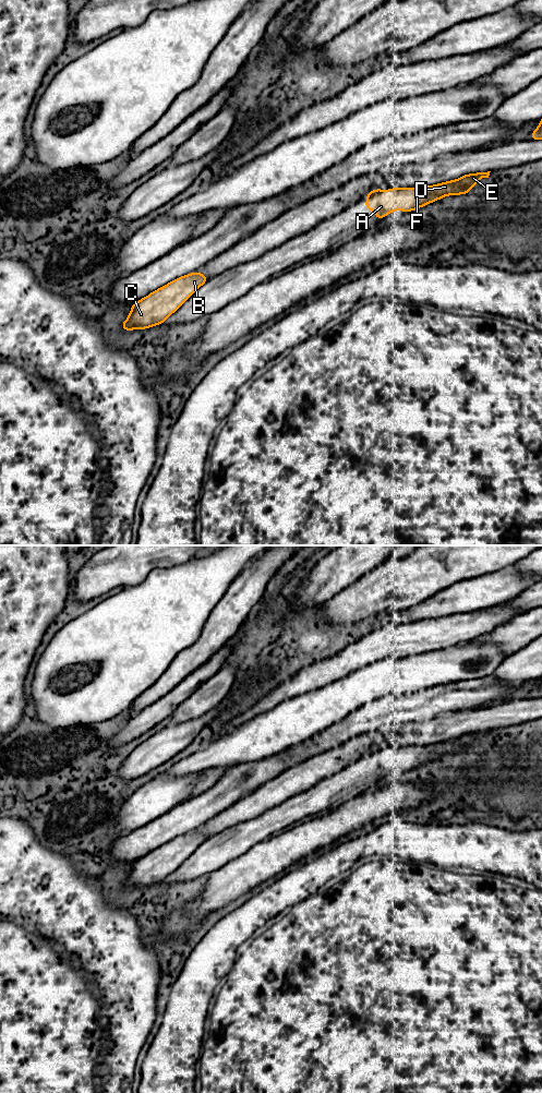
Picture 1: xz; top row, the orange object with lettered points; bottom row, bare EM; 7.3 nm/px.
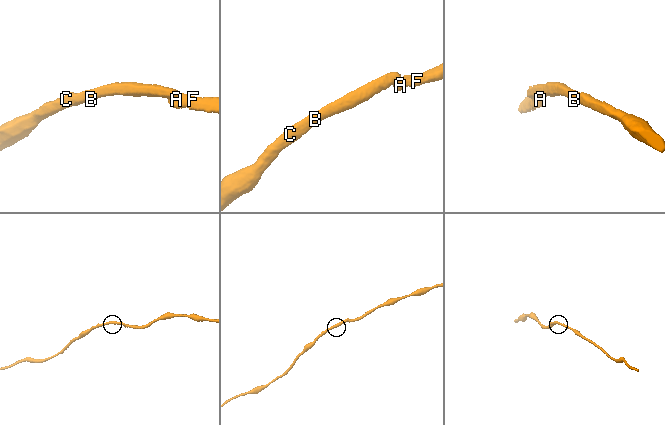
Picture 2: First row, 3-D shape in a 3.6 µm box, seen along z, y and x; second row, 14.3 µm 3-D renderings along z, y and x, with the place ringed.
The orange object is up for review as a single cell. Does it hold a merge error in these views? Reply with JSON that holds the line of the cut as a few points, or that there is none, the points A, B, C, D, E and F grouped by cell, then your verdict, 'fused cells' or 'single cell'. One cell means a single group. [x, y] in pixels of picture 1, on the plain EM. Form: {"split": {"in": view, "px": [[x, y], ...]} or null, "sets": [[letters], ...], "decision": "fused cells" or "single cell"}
{"split": {"in": "xz", "px": [[382, 748], [368, 756]]}, "sets": [["A", "D", "E", "F"], ["B", "C"]], "decision": "fused cells"}

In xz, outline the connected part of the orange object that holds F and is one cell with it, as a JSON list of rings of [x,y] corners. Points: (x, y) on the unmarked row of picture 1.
[[[491,730],[470,732],[457,738],[424,746],[393,746],[384,748],[364,761],[364,765],[375,771],[376,777],[383,778],[387,772],[401,768],[411,770],[447,754],[467,753],[482,735],[489,736]]]

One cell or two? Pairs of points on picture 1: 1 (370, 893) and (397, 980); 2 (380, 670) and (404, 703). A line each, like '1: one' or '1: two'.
1: one
2: two

